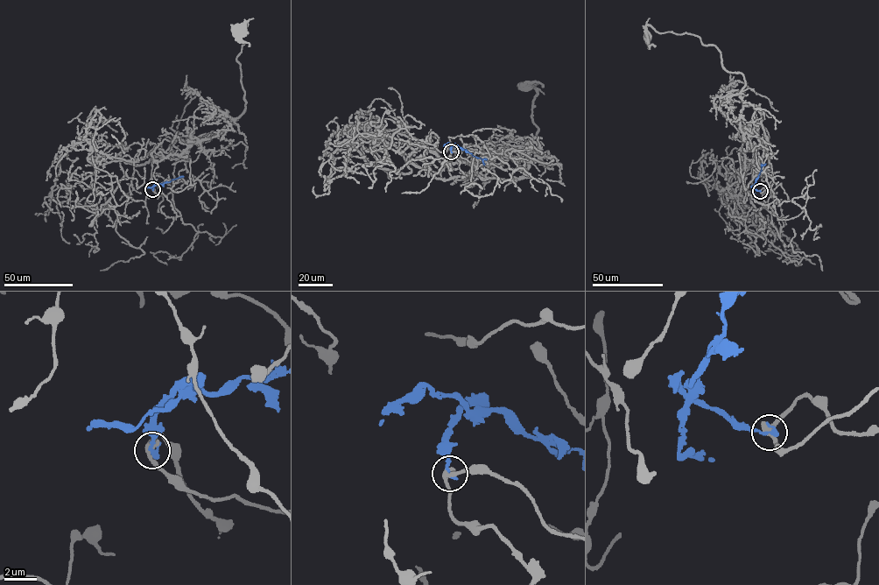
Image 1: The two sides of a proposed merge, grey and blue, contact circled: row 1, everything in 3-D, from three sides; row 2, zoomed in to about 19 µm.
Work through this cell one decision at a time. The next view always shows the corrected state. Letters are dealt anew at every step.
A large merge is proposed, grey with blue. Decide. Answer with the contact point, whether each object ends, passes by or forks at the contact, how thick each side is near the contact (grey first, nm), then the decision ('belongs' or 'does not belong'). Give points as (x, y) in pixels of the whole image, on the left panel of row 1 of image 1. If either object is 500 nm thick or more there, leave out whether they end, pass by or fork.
place (152, 189); grey passes by; blue ends; calibres 360 and 240 nm; does not belong

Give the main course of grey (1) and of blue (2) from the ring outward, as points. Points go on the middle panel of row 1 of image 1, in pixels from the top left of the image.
1: (451, 151), (483, 179), (519, 178), (531, 159), (552, 169), (533, 146), (537, 90), (526, 86)
2: (451, 151), (451, 146), (457, 145), (481, 158), (484, 165)

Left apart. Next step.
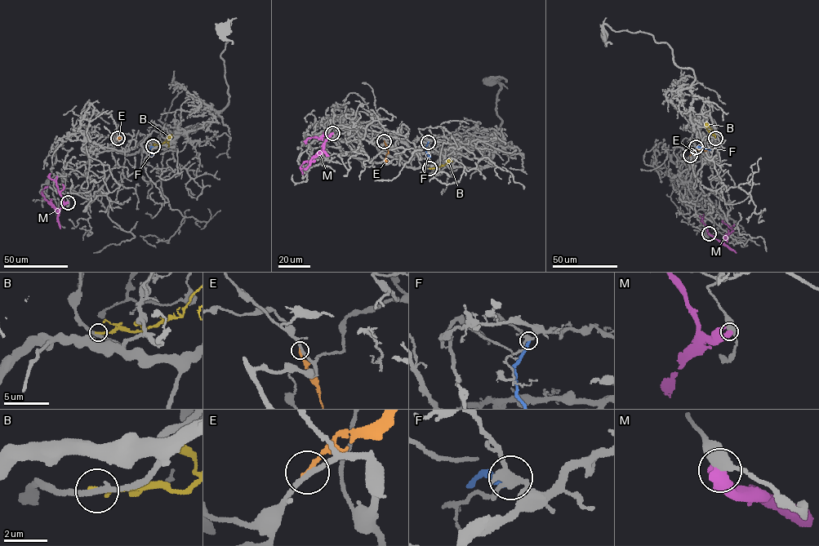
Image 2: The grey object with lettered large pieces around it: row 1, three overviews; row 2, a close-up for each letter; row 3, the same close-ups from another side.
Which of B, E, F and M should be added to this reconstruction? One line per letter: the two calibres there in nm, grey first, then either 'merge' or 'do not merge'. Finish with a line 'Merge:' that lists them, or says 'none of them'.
B: 280 nm thick on the grey side, 200 nm on the other; do not merge
E: 240 nm thick on the grey side, 180 nm on the other; do not merge
F: 320 nm thick on the grey side, 240 nm on the other; do not merge
M: 480 nm thick on the grey side, 550 nm on the other; do not merge
Merge: none of them

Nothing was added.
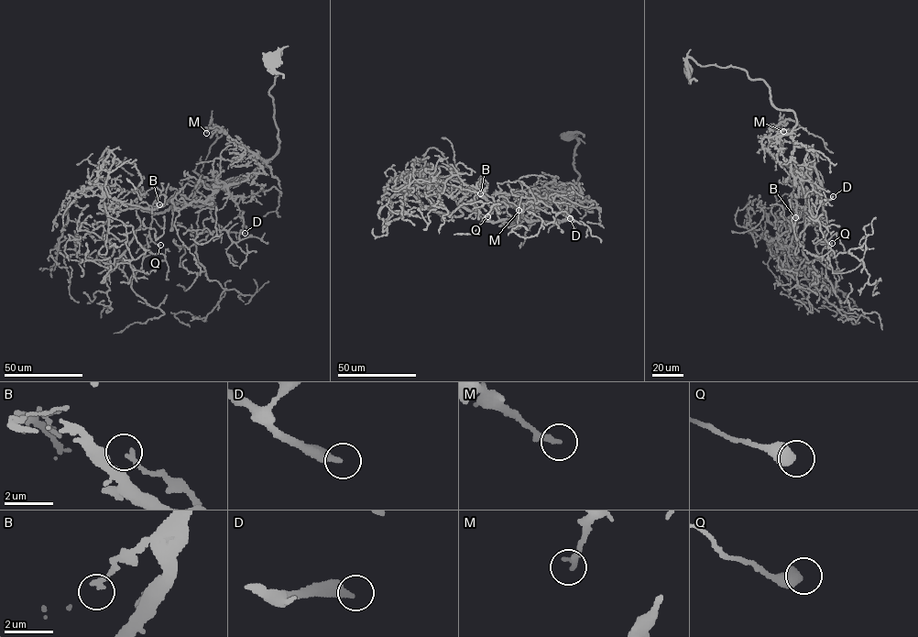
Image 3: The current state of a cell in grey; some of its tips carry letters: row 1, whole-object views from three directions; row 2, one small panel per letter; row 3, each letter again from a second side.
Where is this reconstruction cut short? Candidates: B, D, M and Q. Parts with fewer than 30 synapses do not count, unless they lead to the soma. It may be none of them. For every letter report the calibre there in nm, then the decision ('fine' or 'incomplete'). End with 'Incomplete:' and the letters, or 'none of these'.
B: 190 nm thick; fine
D: 300 nm thick; incomplete
M: 180 nm thick; fine
Q: 550 nm thick; fine
Incomplete: D

